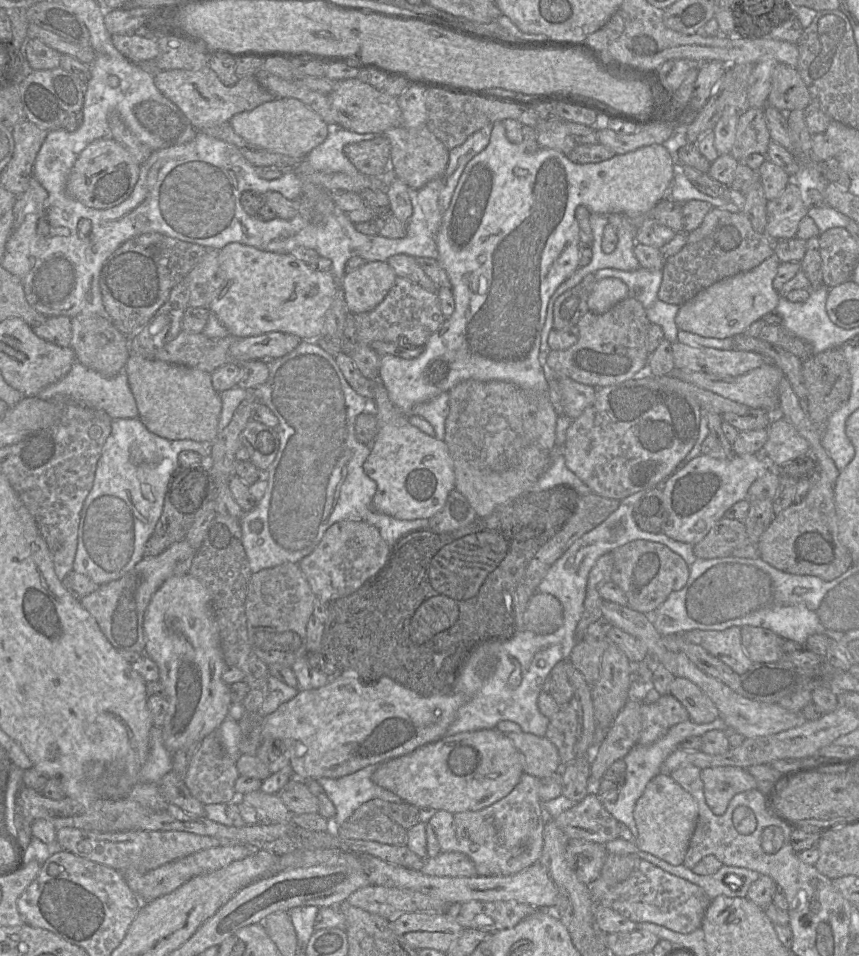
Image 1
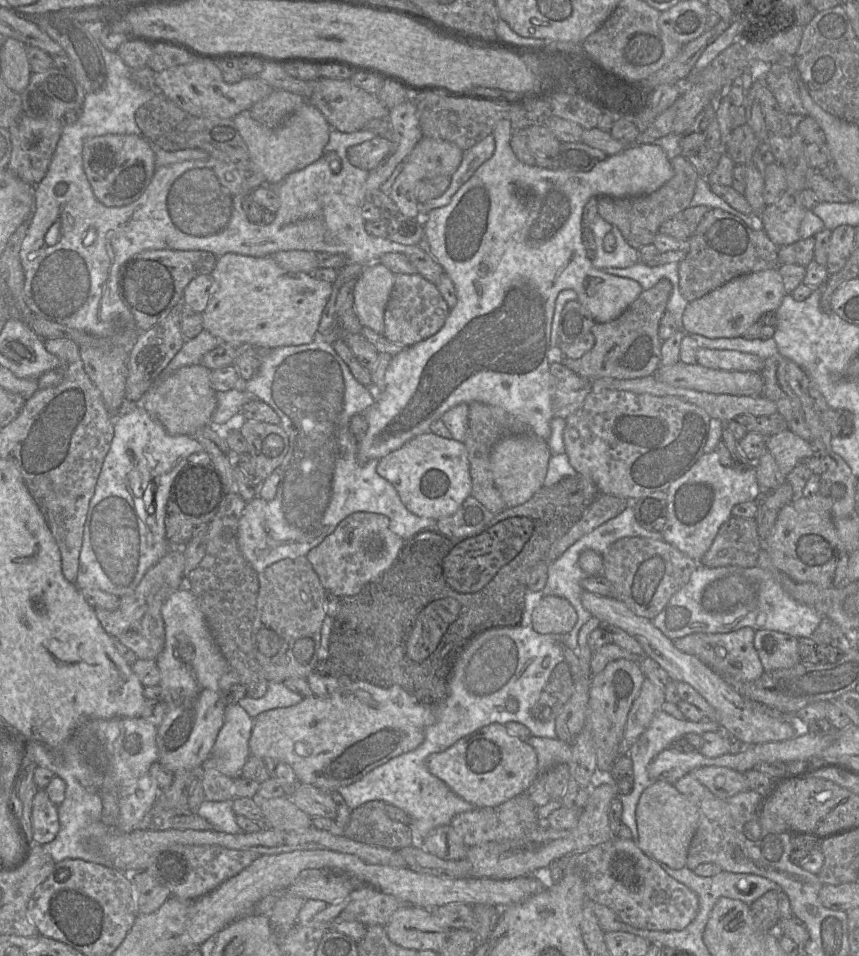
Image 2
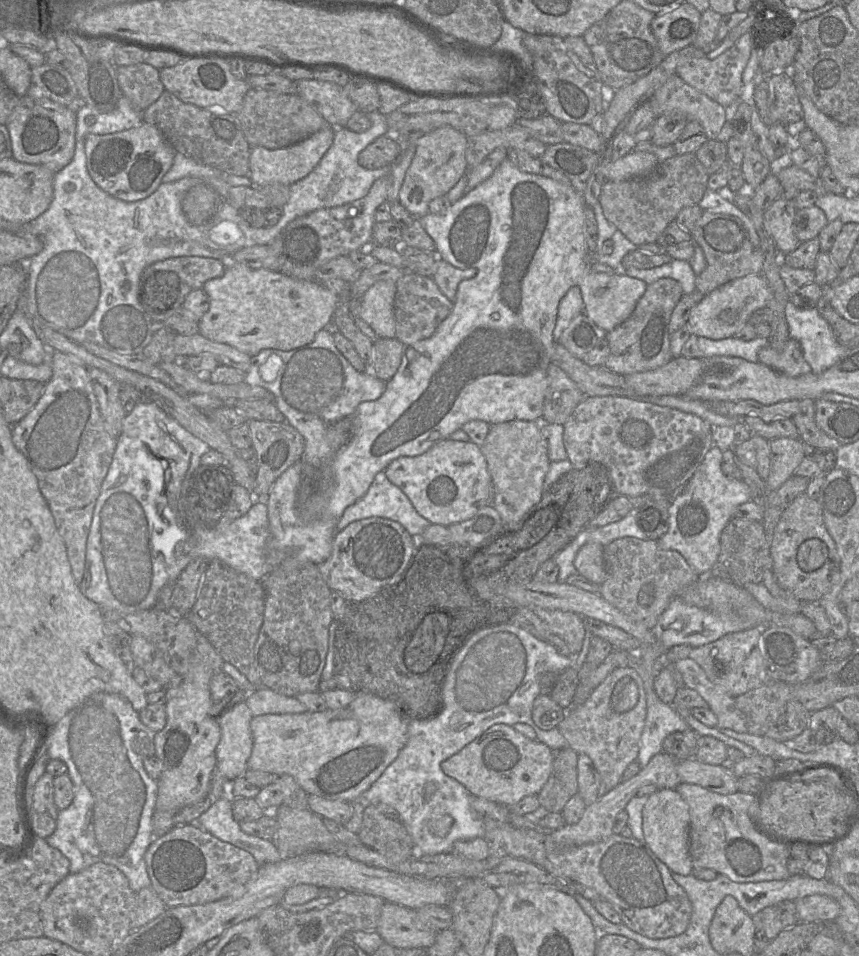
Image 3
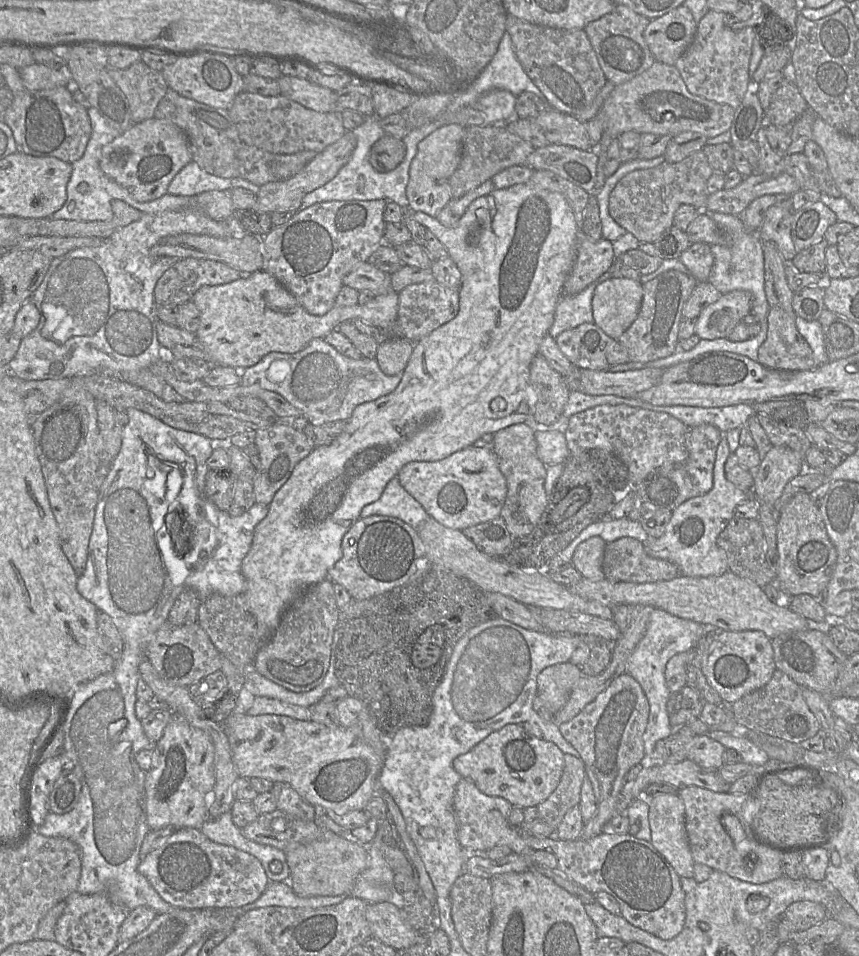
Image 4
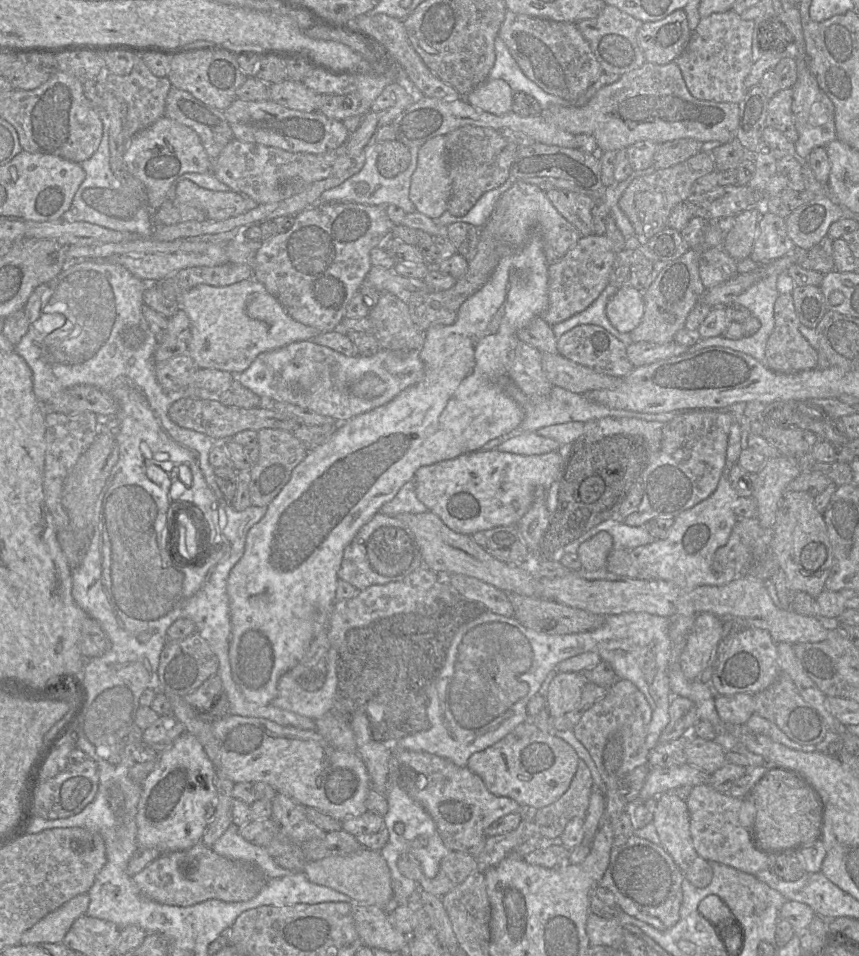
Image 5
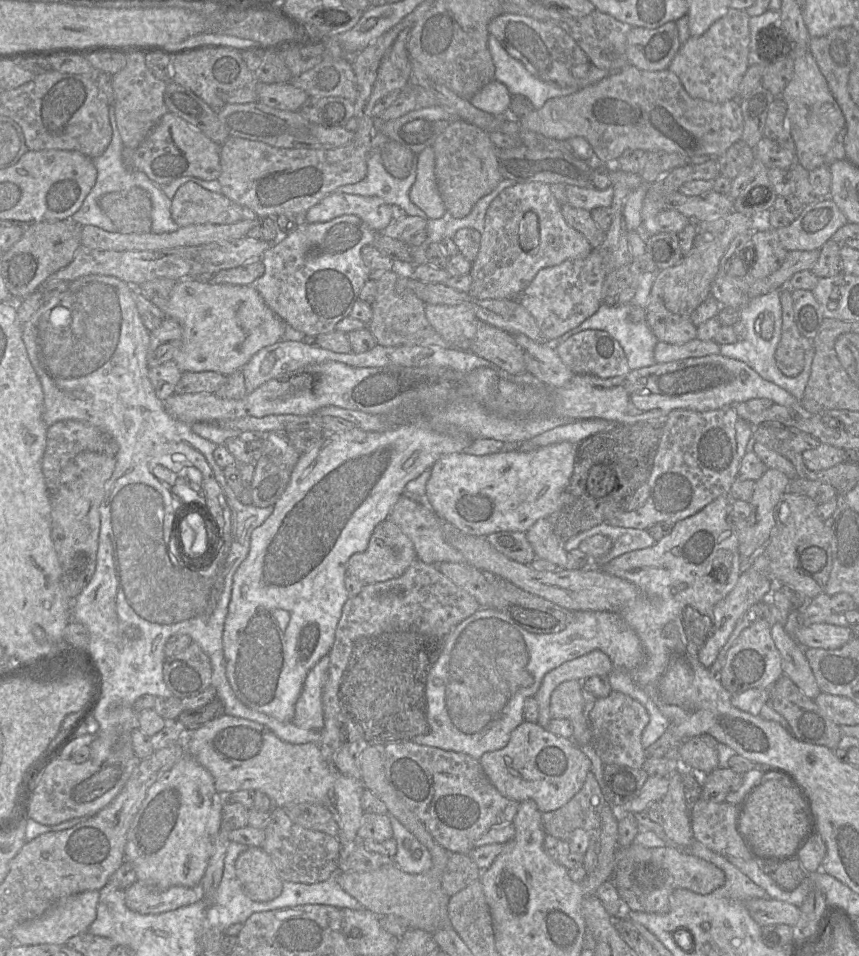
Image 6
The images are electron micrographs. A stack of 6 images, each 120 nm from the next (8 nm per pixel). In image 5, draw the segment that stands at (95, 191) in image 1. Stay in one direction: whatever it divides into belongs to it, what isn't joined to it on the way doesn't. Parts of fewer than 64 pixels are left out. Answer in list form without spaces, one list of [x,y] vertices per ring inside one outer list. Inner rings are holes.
[[[166,116],[134,135],[124,154],[128,171],[147,189],[151,211],[166,201],[167,192],[178,177],[185,173],[212,173],[213,162],[194,130]]]

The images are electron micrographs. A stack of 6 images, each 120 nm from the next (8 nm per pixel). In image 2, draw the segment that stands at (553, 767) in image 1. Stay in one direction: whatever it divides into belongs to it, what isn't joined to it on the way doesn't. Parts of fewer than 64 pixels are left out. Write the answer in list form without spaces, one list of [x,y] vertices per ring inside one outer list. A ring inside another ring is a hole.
[[[530,736],[526,742],[531,745],[538,760],[539,775],[546,773],[558,764],[568,764],[571,760],[572,747],[561,740]]]

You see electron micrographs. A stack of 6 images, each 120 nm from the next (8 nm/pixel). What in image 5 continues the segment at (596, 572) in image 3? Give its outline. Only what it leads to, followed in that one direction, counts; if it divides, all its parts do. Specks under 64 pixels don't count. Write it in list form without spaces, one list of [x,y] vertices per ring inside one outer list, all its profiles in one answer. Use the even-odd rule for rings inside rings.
[[[605,531],[584,541],[576,552],[582,564],[581,569],[596,571],[606,568],[607,558],[612,549],[612,536]]]

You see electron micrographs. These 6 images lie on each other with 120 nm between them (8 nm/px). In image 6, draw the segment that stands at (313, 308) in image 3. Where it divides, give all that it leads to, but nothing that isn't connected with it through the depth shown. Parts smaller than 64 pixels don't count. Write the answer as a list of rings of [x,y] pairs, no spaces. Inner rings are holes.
[[[186,278],[176,283],[170,293],[168,305],[166,309],[162,311],[165,313],[166,317],[176,320],[182,328],[182,344],[178,353],[173,359],[182,373],[214,371],[224,376],[229,376],[235,371],[241,370],[243,366],[252,358],[252,356],[255,355],[260,349],[280,341],[285,331],[285,322],[283,322],[269,308],[253,285],[211,284],[207,281],[200,280],[199,278]]]

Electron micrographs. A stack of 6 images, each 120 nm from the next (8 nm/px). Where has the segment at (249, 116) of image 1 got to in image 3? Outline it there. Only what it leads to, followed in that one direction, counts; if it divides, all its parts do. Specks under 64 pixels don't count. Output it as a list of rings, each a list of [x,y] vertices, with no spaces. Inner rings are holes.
[[[326,125],[307,139],[286,148],[270,150],[251,147],[249,178],[255,187],[271,184],[291,185],[306,177],[320,162],[333,143],[335,128]]]

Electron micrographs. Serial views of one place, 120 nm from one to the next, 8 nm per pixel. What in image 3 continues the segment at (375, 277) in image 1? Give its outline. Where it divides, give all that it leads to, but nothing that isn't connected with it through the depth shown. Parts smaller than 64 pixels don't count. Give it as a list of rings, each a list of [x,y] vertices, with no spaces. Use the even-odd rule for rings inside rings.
[[[378,281],[362,297],[358,317],[366,322],[379,338],[395,338],[395,295],[395,282]]]

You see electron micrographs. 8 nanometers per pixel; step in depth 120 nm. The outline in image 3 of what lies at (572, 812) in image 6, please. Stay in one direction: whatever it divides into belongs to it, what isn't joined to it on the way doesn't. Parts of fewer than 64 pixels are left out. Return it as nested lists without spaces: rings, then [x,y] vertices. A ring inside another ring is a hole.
[[[571,748],[554,751],[552,772],[538,793],[540,806],[548,812],[562,812],[566,803],[578,793],[578,753]]]

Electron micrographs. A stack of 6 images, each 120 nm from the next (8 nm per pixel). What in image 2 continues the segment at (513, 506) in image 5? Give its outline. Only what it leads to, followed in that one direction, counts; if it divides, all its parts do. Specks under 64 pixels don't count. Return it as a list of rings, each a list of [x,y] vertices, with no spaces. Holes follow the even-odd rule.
[[[427,432],[378,460],[377,474],[397,491],[402,503],[413,514],[437,520],[456,512],[471,495],[472,481],[464,443]]]

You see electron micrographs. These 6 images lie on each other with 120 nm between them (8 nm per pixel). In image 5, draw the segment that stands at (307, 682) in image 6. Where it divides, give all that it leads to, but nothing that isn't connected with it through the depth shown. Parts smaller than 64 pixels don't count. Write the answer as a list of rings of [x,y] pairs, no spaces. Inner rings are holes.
[[[330,646],[327,674],[323,685],[315,691],[304,690],[292,676],[292,670],[278,681],[273,706],[295,712],[313,720],[330,712],[337,695],[337,650]]]

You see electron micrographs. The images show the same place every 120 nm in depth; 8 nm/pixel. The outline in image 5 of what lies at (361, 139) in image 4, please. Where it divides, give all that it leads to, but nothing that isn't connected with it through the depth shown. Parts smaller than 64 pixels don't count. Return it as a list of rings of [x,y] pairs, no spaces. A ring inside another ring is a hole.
[[[381,143],[371,145],[365,154],[365,163],[355,175],[346,179],[342,184],[324,191],[318,203],[358,203],[385,207],[393,204],[400,207],[406,214],[415,213],[416,207],[409,199],[411,177],[417,167],[418,147],[409,148],[411,161],[409,167],[393,178],[383,177],[377,169],[377,159],[381,150]]]

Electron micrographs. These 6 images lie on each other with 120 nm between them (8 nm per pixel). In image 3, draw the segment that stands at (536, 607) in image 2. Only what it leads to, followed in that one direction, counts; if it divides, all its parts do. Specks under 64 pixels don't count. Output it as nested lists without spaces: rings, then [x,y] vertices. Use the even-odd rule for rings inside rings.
[[[535,610],[549,629],[560,636],[569,646],[572,655],[583,645],[586,634],[584,618],[575,612],[562,610]]]

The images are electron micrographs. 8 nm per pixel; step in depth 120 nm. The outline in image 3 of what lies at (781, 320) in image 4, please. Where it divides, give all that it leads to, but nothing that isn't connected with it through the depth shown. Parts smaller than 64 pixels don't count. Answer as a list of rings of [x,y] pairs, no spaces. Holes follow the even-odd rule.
[[[790,338],[781,351],[776,351],[769,345],[759,349],[758,362],[789,377],[798,377],[811,372],[799,342]]]

